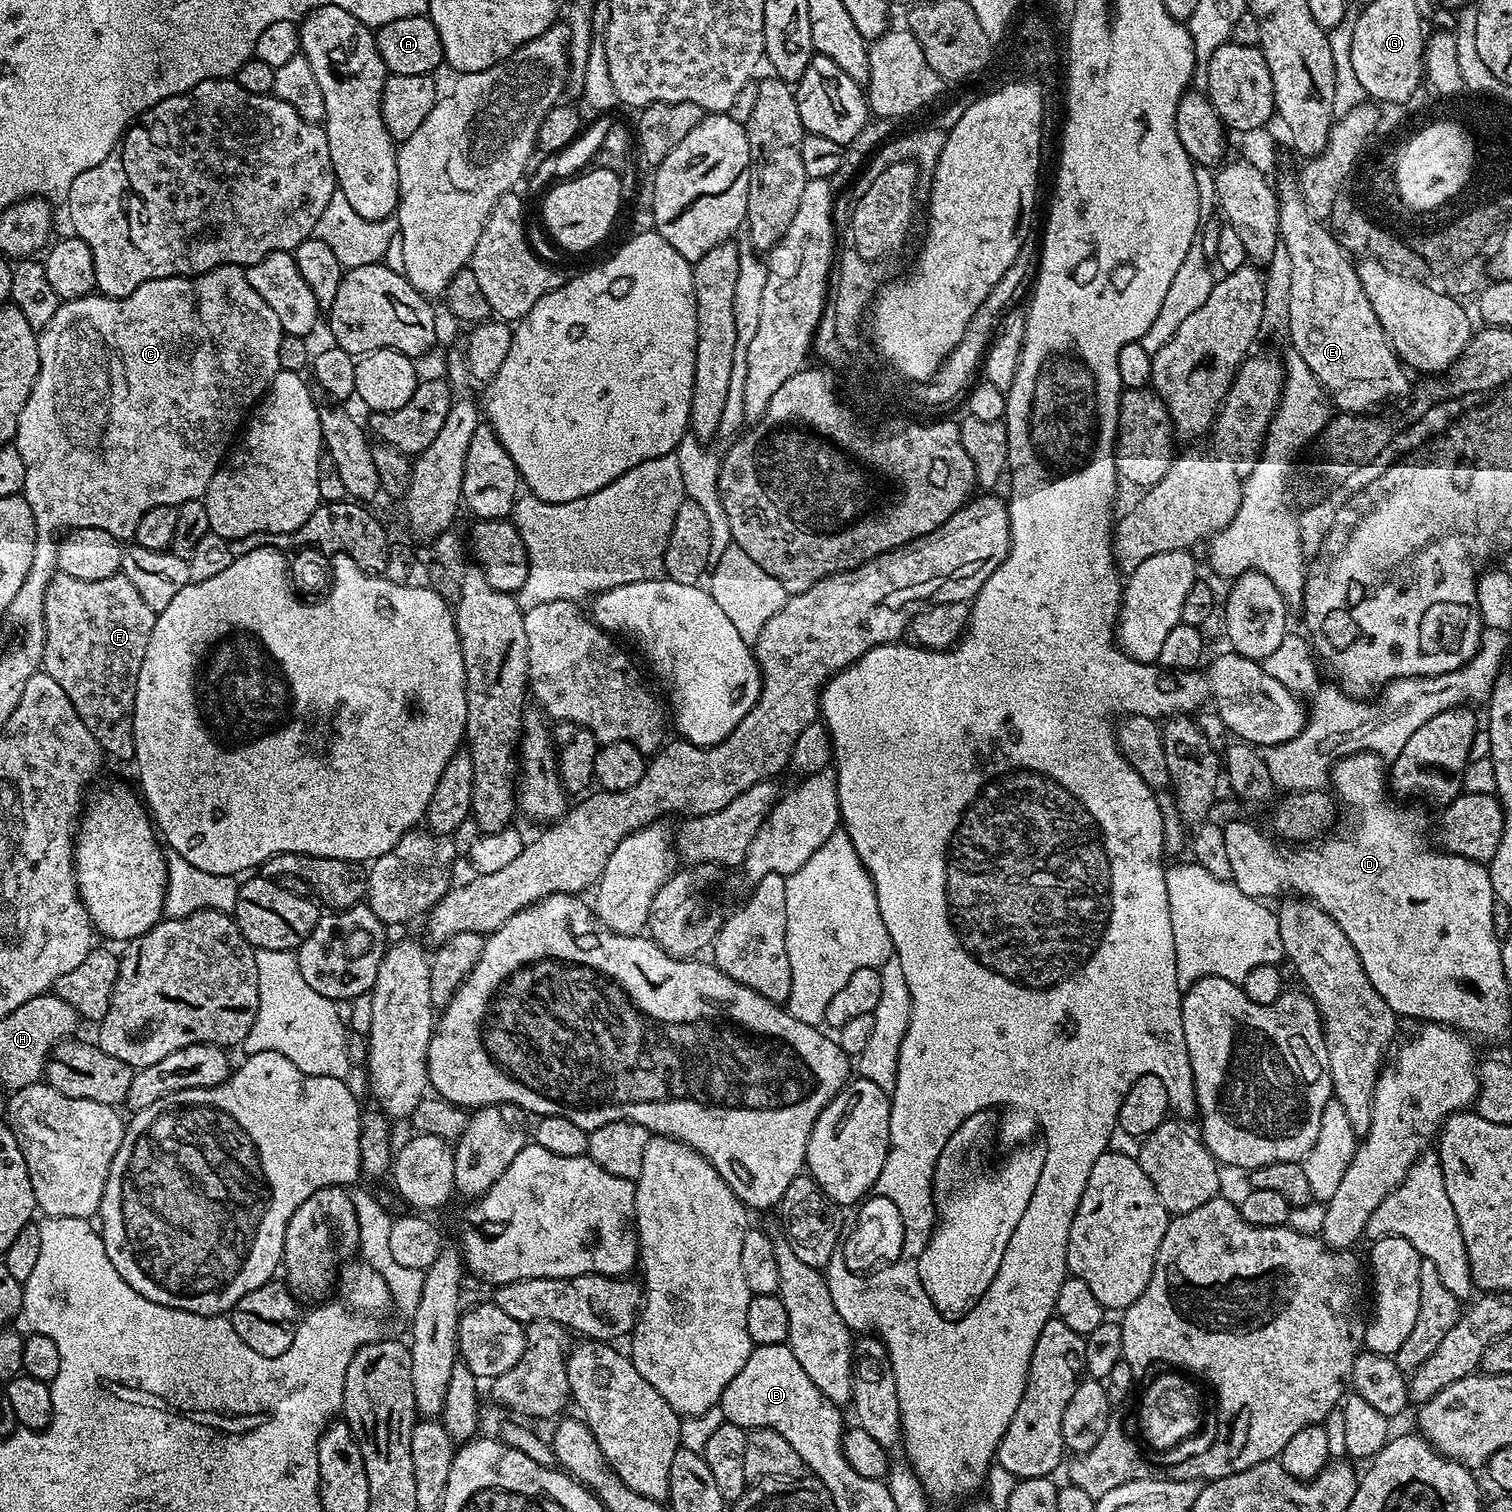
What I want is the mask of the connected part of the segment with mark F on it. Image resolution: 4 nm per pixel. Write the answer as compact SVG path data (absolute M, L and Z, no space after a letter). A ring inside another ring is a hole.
M62 571L55 575L48 580L44 595L42 671L66 690L66 698L74 702L74 710L86 722L86 730L96 739L101 753L131 761L136 755L132 715L138 674L157 613L142 602L142 594L123 574L100 582L82 582L82 578L70 578Z

